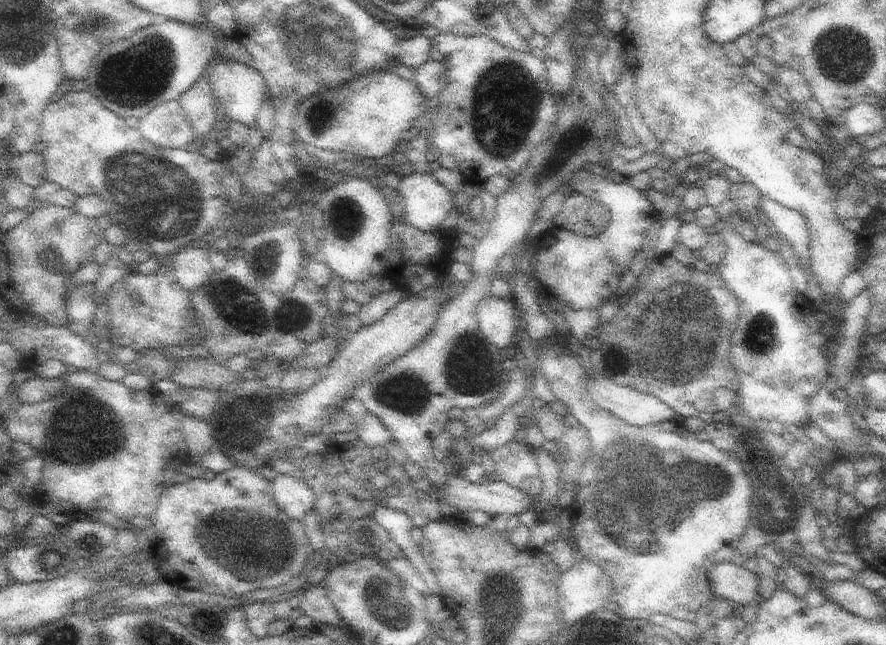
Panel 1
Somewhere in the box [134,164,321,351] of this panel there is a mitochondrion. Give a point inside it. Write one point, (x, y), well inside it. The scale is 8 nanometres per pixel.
(240, 305)

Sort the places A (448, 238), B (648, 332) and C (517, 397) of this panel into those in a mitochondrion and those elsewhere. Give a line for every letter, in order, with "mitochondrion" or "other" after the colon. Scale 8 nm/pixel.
A: other
B: mitochondrion
C: other

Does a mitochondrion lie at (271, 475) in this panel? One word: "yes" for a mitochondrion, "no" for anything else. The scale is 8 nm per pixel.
no

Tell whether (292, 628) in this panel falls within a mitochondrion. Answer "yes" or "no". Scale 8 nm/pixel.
no

